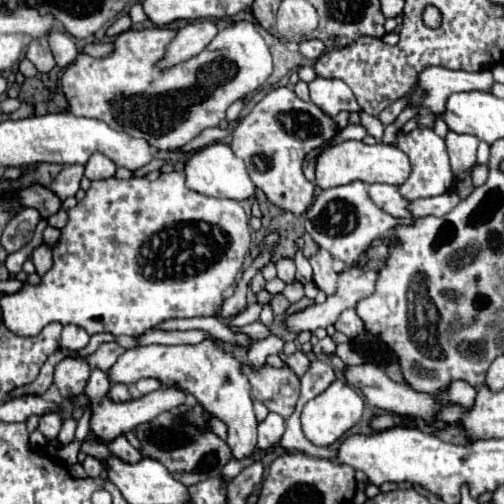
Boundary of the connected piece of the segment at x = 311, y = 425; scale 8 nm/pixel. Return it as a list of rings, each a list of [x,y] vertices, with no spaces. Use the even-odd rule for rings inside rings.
[[[337,378],[337,380],[333,380],[333,384],[329,384],[329,388],[325,392],[321,392],[319,396],[315,396],[313,400],[309,400],[305,404],[303,414],[301,414],[303,432],[313,444],[329,446],[337,438],[341,438],[353,424],[357,424],[361,420],[363,408],[365,408],[363,396],[353,386],[349,386],[347,382]]]

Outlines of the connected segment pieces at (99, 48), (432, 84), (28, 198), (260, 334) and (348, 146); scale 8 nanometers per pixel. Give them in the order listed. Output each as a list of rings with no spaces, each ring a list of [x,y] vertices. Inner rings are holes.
[[[93,42],[93,44],[87,44],[83,48],[85,54],[93,56],[93,58],[105,58],[113,52],[113,42],[105,42],[105,44],[99,44],[99,42]]]
[[[425,68],[419,72],[417,76],[417,84],[411,92],[411,100],[409,106],[417,106],[417,114],[415,120],[419,126],[423,128],[433,128],[435,120],[441,118],[445,114],[445,104],[447,98],[455,92],[471,92],[471,90],[479,90],[479,92],[491,92],[493,86],[493,76],[491,70],[481,70],[481,72],[465,72],[465,70],[449,70],[449,68]]]
[[[33,184],[29,188],[25,188],[21,194],[19,194],[19,200],[21,200],[21,206],[33,206],[41,212],[43,218],[49,218],[51,214],[55,214],[59,208],[61,208],[61,200],[47,188],[39,186],[39,184]]]
[[[256,321],[254,323],[251,323],[249,325],[237,328],[237,327],[231,327],[232,331],[234,332],[242,332],[251,337],[254,340],[263,340],[267,338],[271,333],[269,332],[269,329],[262,324],[260,321]]]
[[[347,140],[341,142],[337,146],[327,148],[317,162],[317,178],[315,184],[319,188],[331,188],[331,186],[341,186],[341,184],[349,184],[353,180],[361,180],[365,184],[395,184],[401,186],[411,172],[411,164],[409,164],[409,156],[405,156],[405,152],[401,152],[397,146],[385,146],[385,144],[373,144],[367,146],[363,142],[357,140]]]

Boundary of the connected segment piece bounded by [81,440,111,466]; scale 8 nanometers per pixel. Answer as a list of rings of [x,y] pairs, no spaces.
[[[85,440],[85,442],[81,444],[81,452],[85,452],[87,456],[97,458],[103,466],[105,466],[105,456],[111,456],[111,452],[109,452],[109,448],[105,448],[105,444],[89,442],[89,440]]]

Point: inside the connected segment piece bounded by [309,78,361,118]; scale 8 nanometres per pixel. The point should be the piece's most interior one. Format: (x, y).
(328, 94)

